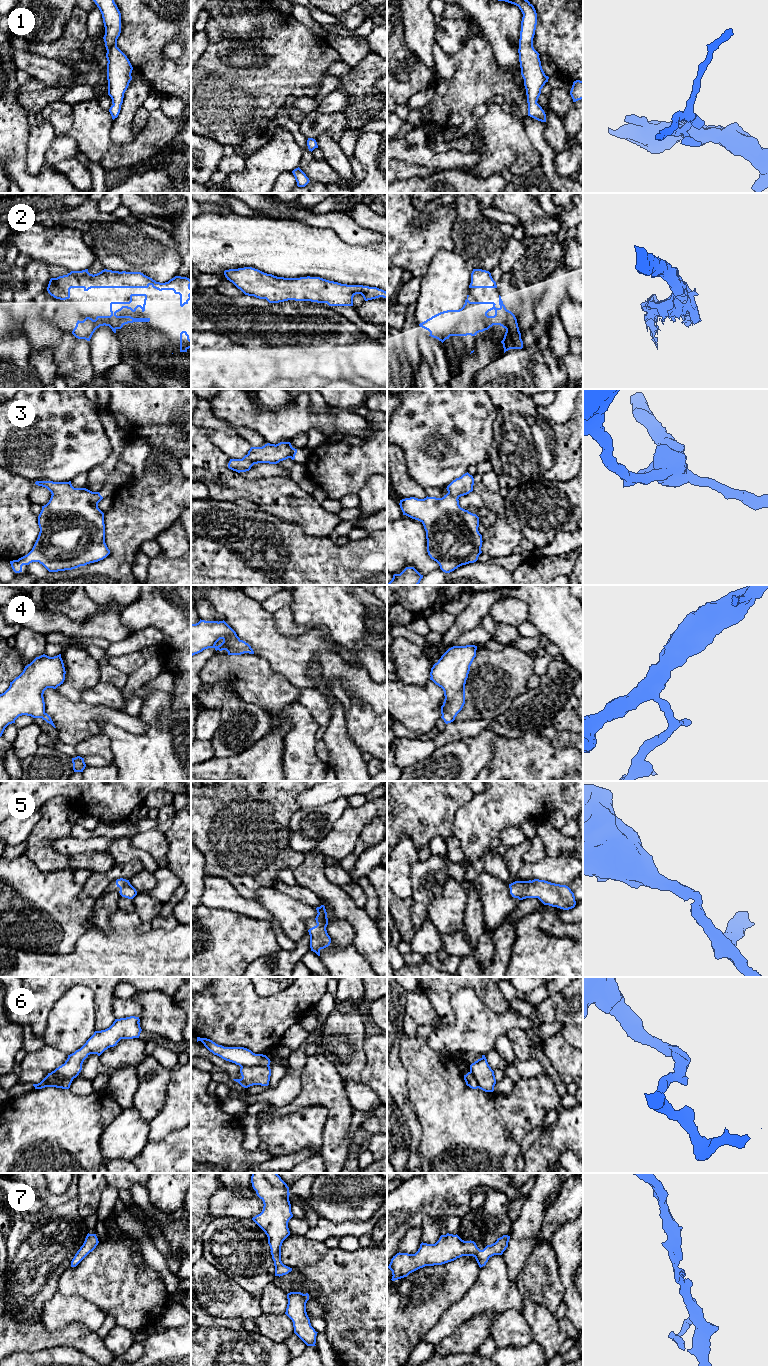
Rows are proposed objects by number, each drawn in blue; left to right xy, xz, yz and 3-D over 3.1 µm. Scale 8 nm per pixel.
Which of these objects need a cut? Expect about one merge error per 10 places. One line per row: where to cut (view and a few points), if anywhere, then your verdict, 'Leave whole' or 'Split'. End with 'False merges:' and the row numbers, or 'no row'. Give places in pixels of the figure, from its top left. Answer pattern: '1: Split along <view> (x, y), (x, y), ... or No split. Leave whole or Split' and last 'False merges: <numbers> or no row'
1: No split. Leave whole
2: No split. Leave whole
3: No split. Leave whole
4: No split. Leave whole
5: No split. Leave whole
6: Split along xz (268, 1064), (243, 1065), (241, 1067). Split
7: No split. Leave whole
False merges: 6

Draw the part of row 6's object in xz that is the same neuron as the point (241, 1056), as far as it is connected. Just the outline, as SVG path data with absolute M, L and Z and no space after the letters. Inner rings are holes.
M197 1037L197 1042L201 1041L204 1046L214 1055L222 1059L242 1066L268 1066L270 1059L263 1054L255 1054L251 1050L244 1047L224 1047L218 1045L210 1039Z

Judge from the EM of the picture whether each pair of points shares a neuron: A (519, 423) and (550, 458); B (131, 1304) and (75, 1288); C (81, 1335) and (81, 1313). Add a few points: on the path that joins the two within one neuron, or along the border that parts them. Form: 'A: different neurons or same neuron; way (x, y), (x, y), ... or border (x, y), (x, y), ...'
A: same neuron; way (525, 432), (541, 449)
B: same neuron; way (117, 1294), (111, 1288), (89, 1288)
C: different neurons; border (58, 1327), (72, 1323), (82, 1323), (96, 1332)

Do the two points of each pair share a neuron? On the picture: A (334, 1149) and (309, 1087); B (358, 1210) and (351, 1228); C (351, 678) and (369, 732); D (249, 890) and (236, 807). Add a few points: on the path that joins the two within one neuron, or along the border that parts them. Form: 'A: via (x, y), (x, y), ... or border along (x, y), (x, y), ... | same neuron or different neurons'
A: via (334, 1133), (334, 1109), (325, 1100) | same neuron
B: border along (375, 1212), (367, 1220), (330, 1221) | different neurons
C: border along (349, 697), (365, 703), (376, 714) | different neurons
D: via (247, 869), (247, 853), (244, 850), (241, 828) | same neuron

